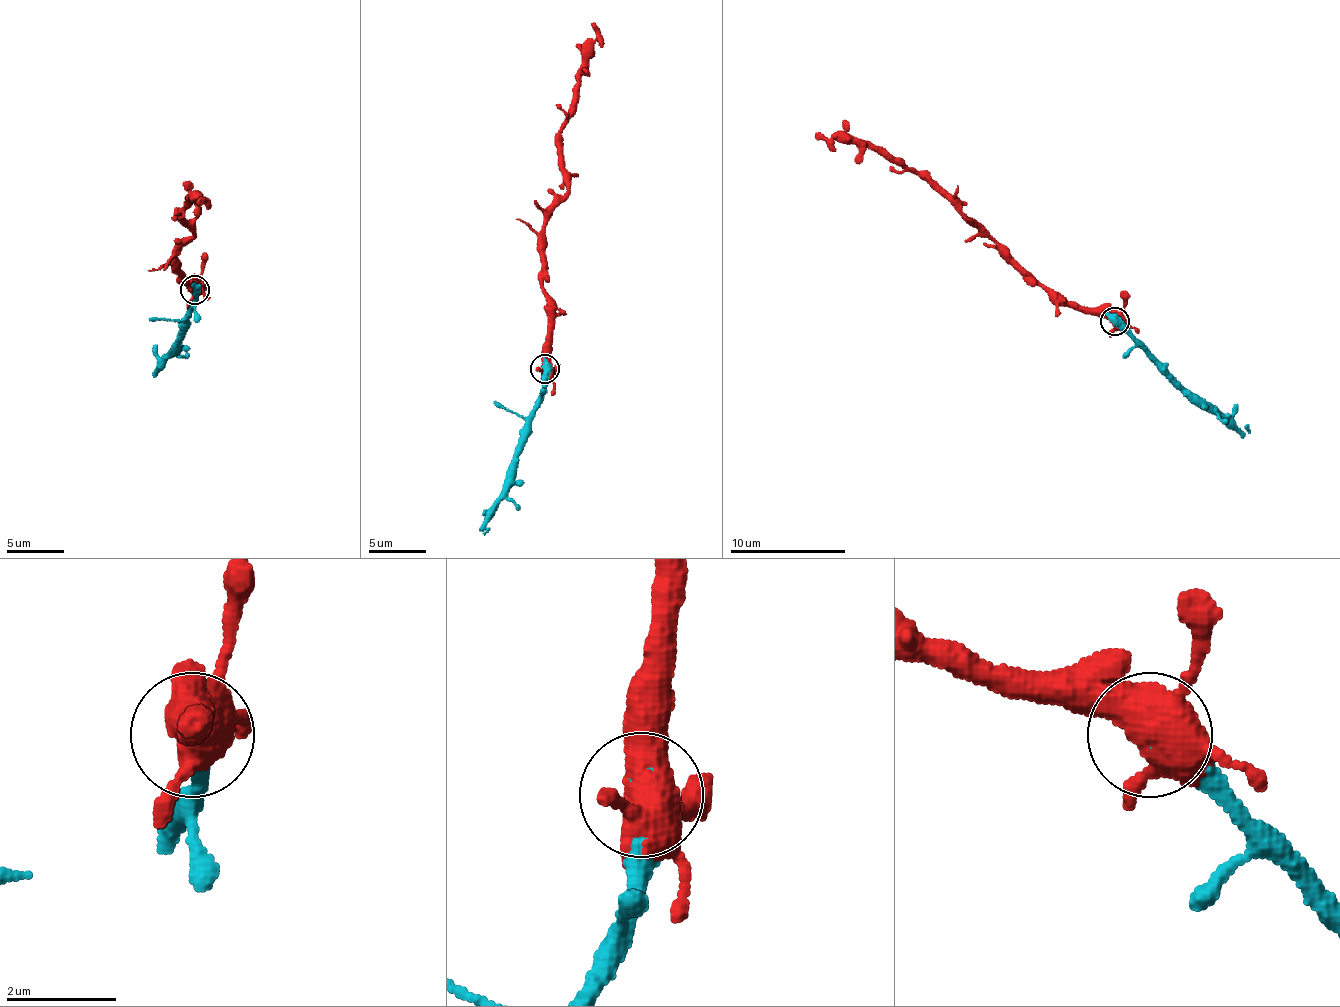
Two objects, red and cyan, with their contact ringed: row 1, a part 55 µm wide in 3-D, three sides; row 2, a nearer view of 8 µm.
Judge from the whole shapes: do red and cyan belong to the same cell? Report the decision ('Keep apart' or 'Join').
Join

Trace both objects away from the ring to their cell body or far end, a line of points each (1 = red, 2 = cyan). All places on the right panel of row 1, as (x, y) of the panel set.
1: (1114, 320), (1056, 303), (985, 227), (915, 173), (874, 150), (815, 136)
2: (1114, 320), (1137, 345), (1205, 406), (1242, 430), (1250, 430)

